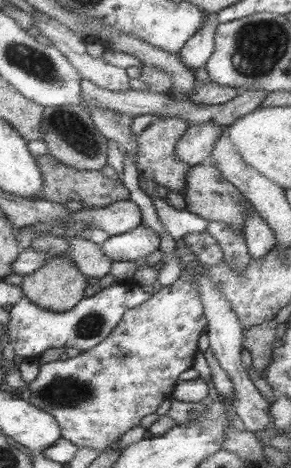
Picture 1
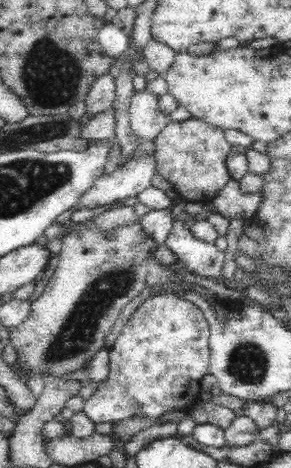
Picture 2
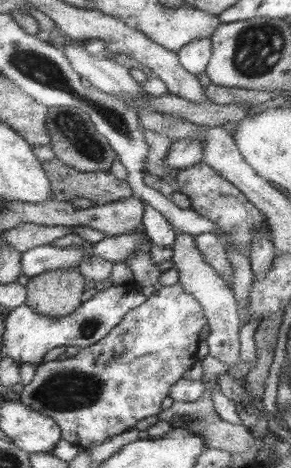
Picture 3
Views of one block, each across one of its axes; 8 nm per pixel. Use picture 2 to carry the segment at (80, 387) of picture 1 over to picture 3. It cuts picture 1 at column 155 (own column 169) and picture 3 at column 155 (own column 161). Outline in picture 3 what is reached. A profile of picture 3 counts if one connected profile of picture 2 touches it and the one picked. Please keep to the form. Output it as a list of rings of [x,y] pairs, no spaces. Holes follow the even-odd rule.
[[[181,282],[161,288],[143,306],[131,310],[127,318],[123,318],[123,322],[107,338],[103,338],[103,342],[81,348],[75,358],[53,360],[37,366],[31,384],[23,386],[19,392],[19,402],[35,412],[55,418],[59,426],[63,426],[63,440],[89,450],[91,446],[103,444],[117,434],[135,430],[143,418],[159,416],[163,412],[161,404],[171,396],[173,386],[179,384],[185,372],[189,372],[197,362],[197,348],[201,342],[199,336],[207,324],[209,318],[203,304],[189,294]]]

